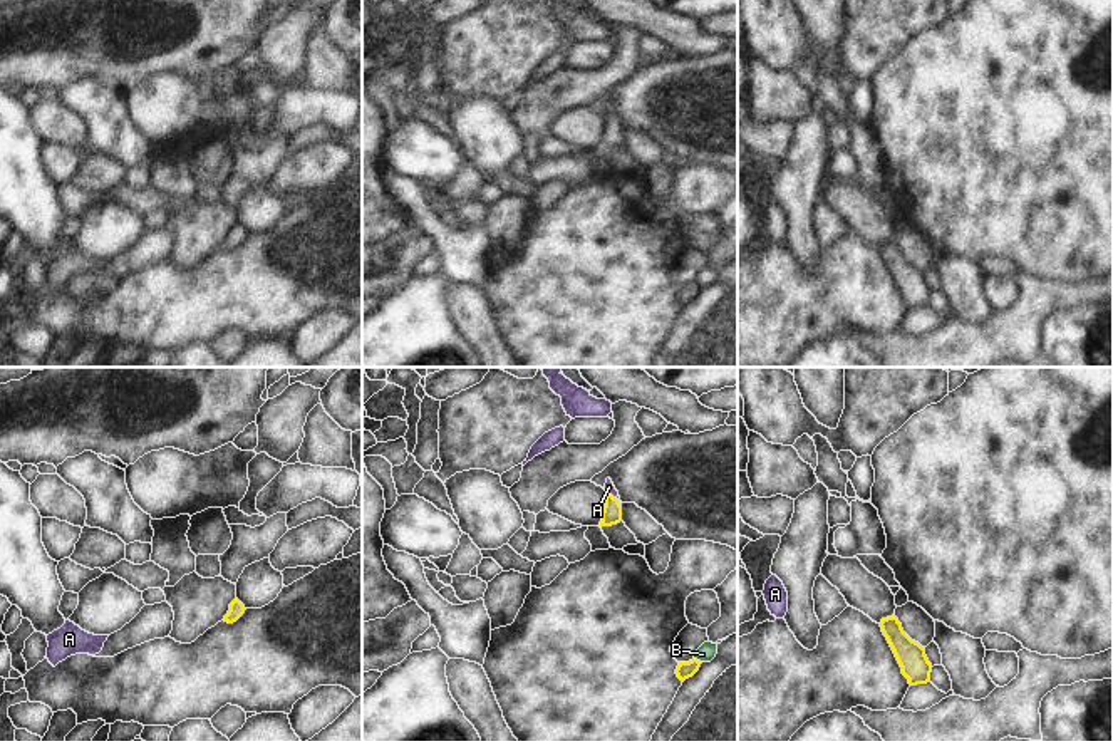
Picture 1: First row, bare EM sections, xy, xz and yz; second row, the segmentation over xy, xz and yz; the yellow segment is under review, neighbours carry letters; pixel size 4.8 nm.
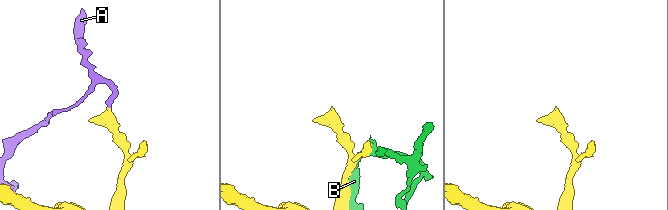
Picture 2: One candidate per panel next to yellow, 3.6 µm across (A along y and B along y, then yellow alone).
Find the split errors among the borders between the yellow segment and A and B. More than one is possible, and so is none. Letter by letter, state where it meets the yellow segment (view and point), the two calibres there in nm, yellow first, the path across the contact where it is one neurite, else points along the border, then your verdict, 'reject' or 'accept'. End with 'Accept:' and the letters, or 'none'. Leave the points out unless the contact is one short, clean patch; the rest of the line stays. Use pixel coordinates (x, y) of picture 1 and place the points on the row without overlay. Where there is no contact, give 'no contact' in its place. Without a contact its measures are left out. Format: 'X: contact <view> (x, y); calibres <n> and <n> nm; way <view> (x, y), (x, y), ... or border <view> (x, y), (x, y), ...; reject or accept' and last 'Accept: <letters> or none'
A: contact xz (612, 121); calibres 100 and 50 nm; way xz (612, 136), (612, 121), (609, 111); accept
B: contact xz (696, 284); calibres 80 and 90 nm; reject
Accept: A

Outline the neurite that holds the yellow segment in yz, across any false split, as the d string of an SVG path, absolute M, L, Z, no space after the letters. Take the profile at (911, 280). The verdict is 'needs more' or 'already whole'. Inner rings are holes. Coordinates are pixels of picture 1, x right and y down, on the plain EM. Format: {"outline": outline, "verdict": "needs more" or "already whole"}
{"outline": "M895 240L882 243L882 256L887 262L900 292L910 310L930 307L932 288L925 280L925 272L912 265L902 253Z", "verdict": "already whole"}

